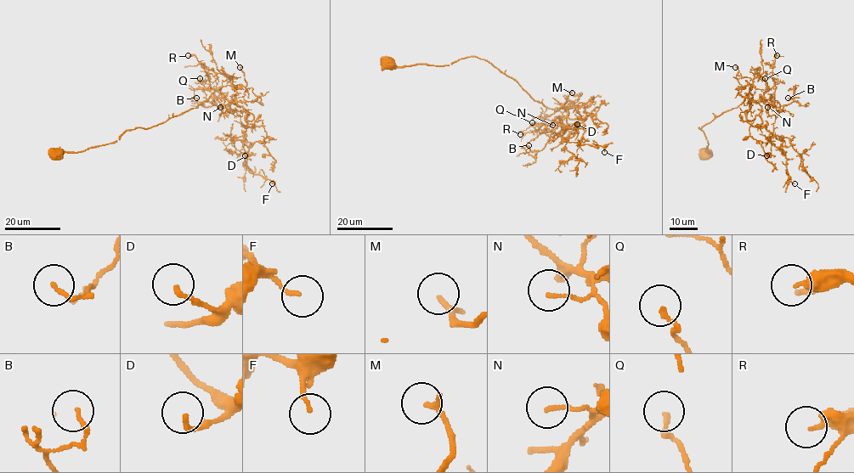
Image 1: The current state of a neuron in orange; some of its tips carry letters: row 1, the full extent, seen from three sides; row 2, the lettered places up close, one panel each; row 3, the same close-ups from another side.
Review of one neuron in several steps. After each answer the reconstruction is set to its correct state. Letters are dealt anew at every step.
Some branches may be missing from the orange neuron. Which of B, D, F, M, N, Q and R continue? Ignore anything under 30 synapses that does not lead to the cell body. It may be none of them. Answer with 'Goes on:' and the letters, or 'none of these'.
Goes on: none of these

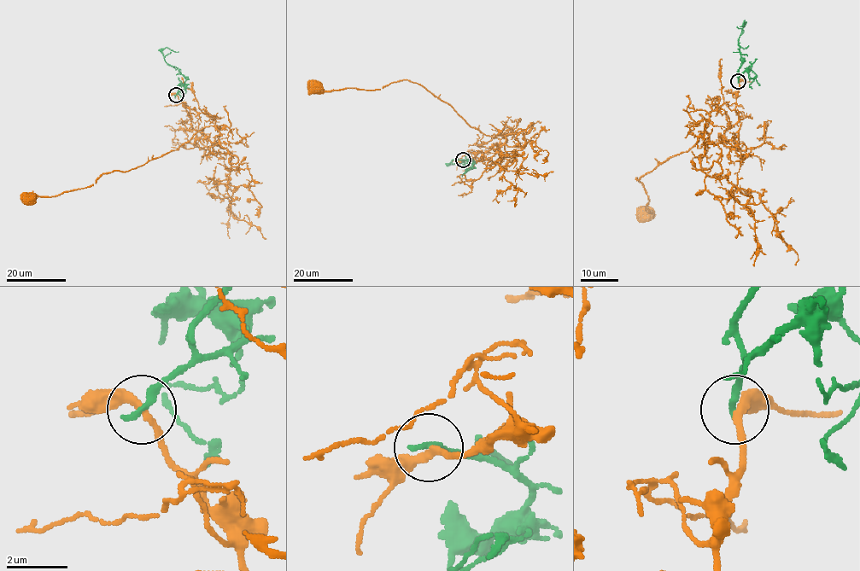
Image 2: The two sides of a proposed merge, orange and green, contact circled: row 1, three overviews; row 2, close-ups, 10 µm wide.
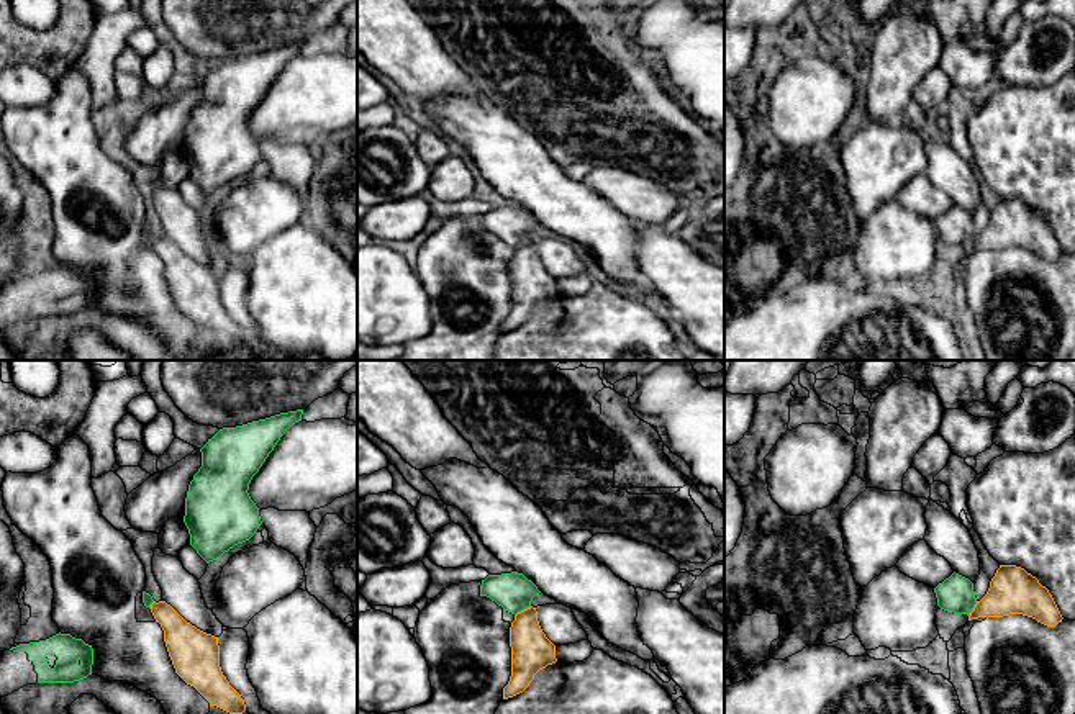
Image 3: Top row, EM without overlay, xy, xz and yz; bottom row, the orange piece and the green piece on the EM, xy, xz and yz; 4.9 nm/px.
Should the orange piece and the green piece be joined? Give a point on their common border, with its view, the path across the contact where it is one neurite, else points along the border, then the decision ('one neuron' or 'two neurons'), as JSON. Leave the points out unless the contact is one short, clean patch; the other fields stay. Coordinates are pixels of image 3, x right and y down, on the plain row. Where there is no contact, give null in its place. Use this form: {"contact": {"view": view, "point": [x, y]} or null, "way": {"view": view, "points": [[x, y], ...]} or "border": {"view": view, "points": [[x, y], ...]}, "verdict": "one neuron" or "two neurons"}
{"contact": {"view": "xz", "point": [525, 243]}, "border": {"view": "xz", "points": [[531, 239], [515, 249]]}, "verdict": "two neurons"}

